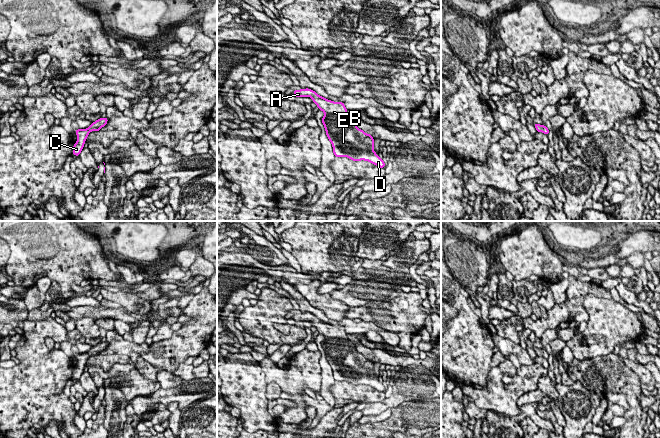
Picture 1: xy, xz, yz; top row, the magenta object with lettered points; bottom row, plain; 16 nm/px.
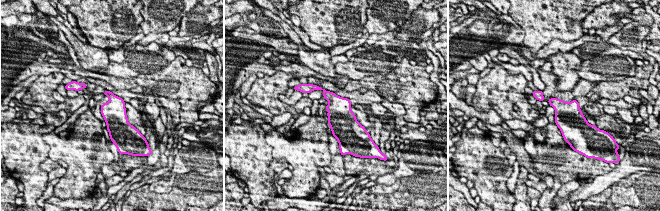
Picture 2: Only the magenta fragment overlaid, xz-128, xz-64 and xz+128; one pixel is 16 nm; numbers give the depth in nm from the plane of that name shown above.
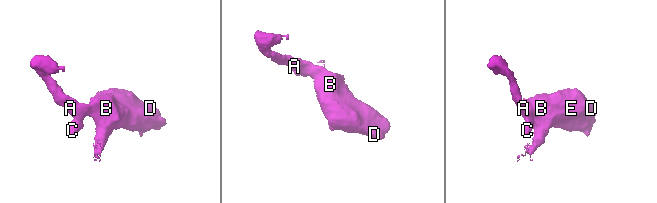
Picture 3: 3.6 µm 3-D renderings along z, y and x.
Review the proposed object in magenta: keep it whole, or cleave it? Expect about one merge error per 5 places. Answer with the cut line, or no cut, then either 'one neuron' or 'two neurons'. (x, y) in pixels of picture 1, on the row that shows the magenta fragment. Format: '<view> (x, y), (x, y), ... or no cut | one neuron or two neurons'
no cut | one neuron

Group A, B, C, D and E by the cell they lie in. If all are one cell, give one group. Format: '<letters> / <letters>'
A B C D E

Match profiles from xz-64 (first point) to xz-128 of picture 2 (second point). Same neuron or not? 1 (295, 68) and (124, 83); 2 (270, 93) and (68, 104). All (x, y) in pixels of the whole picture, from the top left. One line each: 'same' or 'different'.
1: same
2: same

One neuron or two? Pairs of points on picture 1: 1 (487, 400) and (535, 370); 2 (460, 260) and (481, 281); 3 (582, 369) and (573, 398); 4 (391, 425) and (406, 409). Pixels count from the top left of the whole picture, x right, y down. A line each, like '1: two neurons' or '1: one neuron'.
1: one neuron
2: one neuron
3: two neurons
4: one neuron

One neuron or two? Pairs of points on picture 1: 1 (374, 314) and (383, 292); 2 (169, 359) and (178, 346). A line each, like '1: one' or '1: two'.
1: two
2: one

